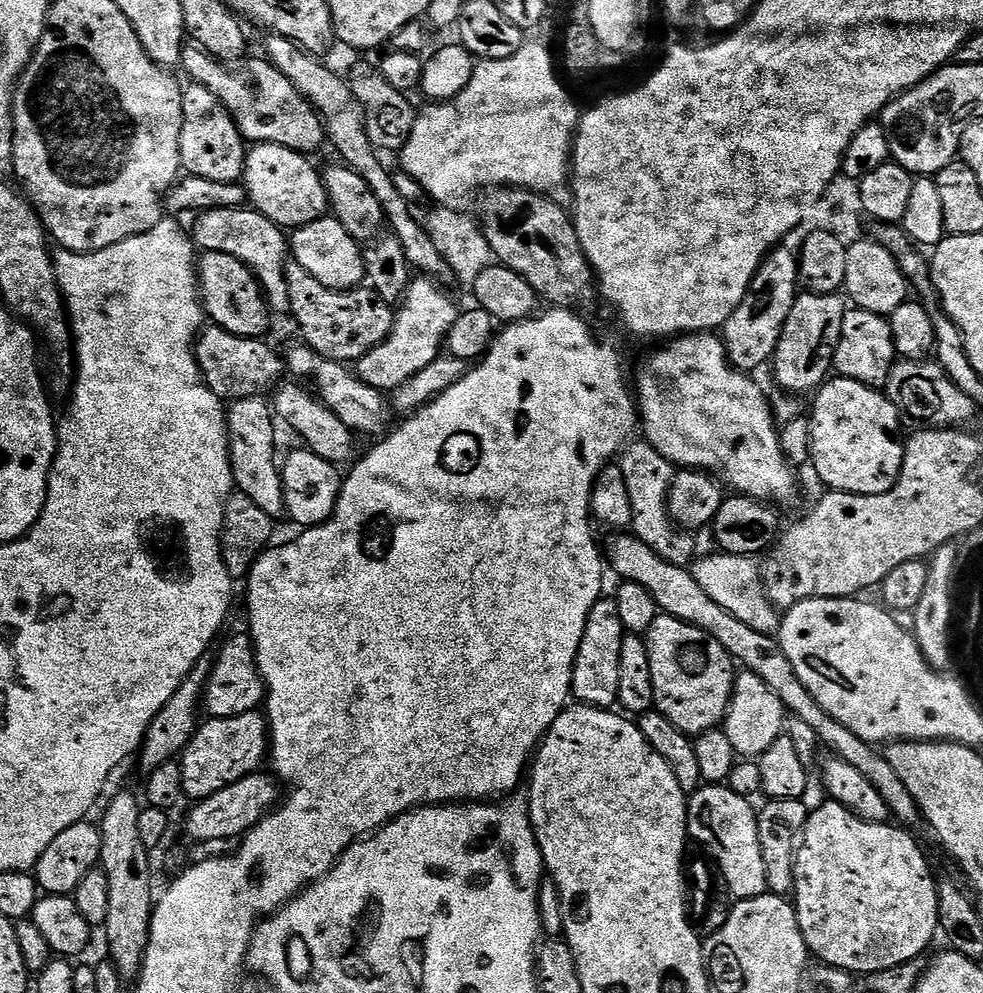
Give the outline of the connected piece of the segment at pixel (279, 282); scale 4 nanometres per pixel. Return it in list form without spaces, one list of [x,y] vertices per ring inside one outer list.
[[[251,207],[219,208],[199,213],[196,225],[190,228],[190,235],[197,249],[204,252],[221,252],[238,258],[252,269],[260,287],[266,293],[269,309],[273,313],[291,313],[290,290],[286,282],[286,270],[290,263],[290,240],[285,229],[279,228],[270,218],[266,218]]]

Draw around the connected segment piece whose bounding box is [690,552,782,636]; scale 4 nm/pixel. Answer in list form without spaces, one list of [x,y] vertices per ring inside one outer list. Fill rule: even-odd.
[[[729,552],[701,556],[691,565],[690,571],[694,582],[698,582],[698,586],[702,586],[702,590],[706,590],[706,594],[710,594],[724,612],[734,614],[738,622],[746,622],[746,626],[758,630],[758,634],[776,636],[779,633],[782,612],[772,605],[766,594],[762,568],[756,556],[739,556]]]

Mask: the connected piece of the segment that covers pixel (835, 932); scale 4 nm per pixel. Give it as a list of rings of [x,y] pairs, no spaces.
[[[831,798],[825,799],[825,804],[813,807],[808,814],[808,821],[804,827],[804,835],[800,838],[800,847],[796,850],[796,865],[794,866],[794,878],[796,879],[796,890],[794,893],[794,903],[798,914],[798,926],[804,935],[804,941],[808,943],[808,951],[813,957],[816,956],[825,965],[841,969],[849,974],[864,972],[871,974],[890,970],[894,966],[902,966],[911,960],[919,960],[925,955],[928,943],[935,936],[938,936],[940,923],[938,922],[938,880],[932,877],[932,868],[928,865],[928,860],[924,857],[924,852],[920,849],[920,844],[911,836],[911,831],[903,827],[895,826],[891,823],[871,824],[862,818],[858,818],[846,806],[842,806],[838,801]]]

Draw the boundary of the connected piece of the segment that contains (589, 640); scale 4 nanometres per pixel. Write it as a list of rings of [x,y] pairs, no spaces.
[[[600,599],[590,610],[590,618],[586,618],[586,630],[582,634],[578,658],[572,671],[572,696],[579,703],[606,709],[611,709],[617,703],[618,657],[622,654],[625,635],[615,599]]]

